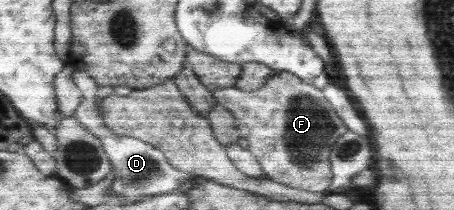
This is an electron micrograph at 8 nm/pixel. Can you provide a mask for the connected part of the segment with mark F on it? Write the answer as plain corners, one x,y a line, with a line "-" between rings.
278,71
271,74
257,90
244,91
237,86
230,86
213,88
212,91
216,102
232,111
240,137
248,140
248,149
255,155
267,179
307,192
328,191
332,179
330,152
337,139
343,136
348,128
333,112
331,104
323,98
321,89
303,82
294,74

